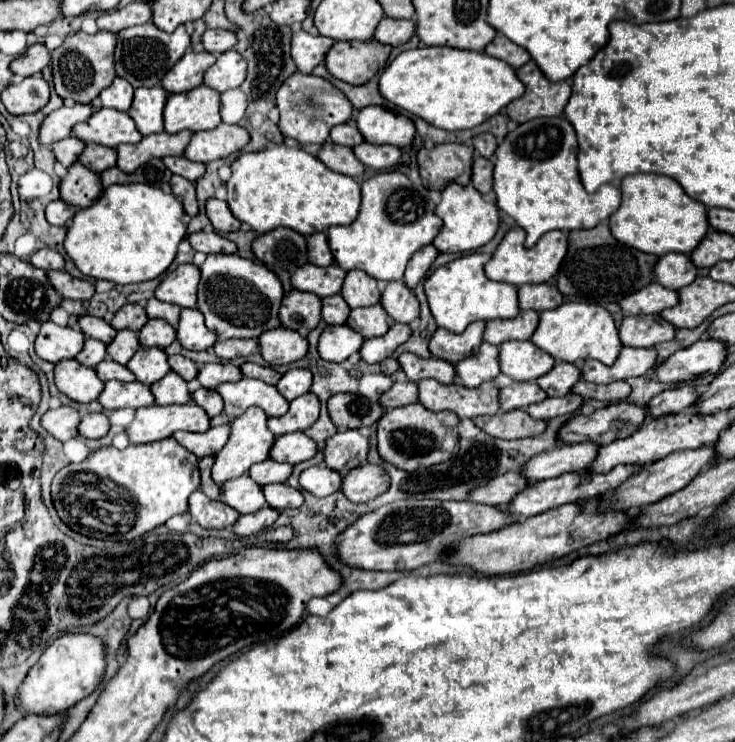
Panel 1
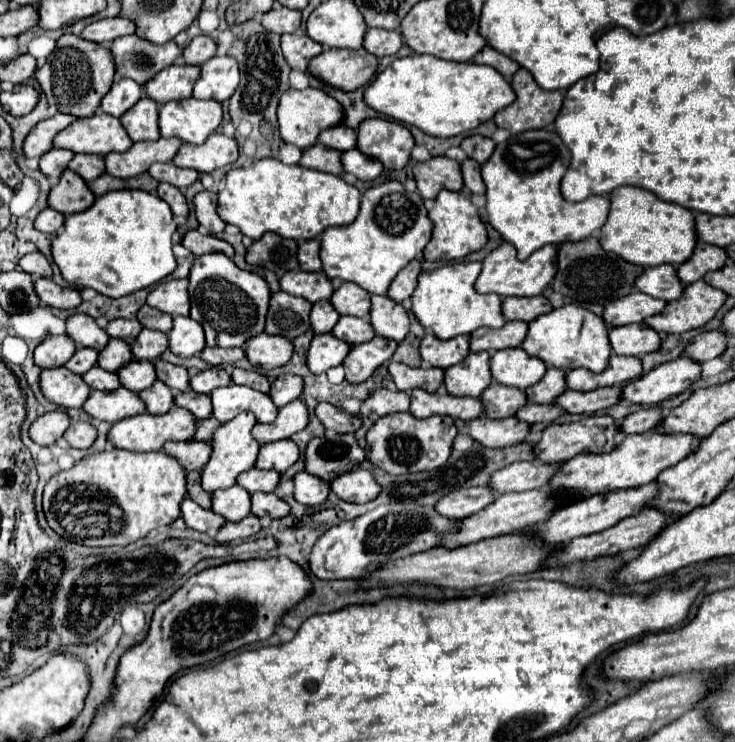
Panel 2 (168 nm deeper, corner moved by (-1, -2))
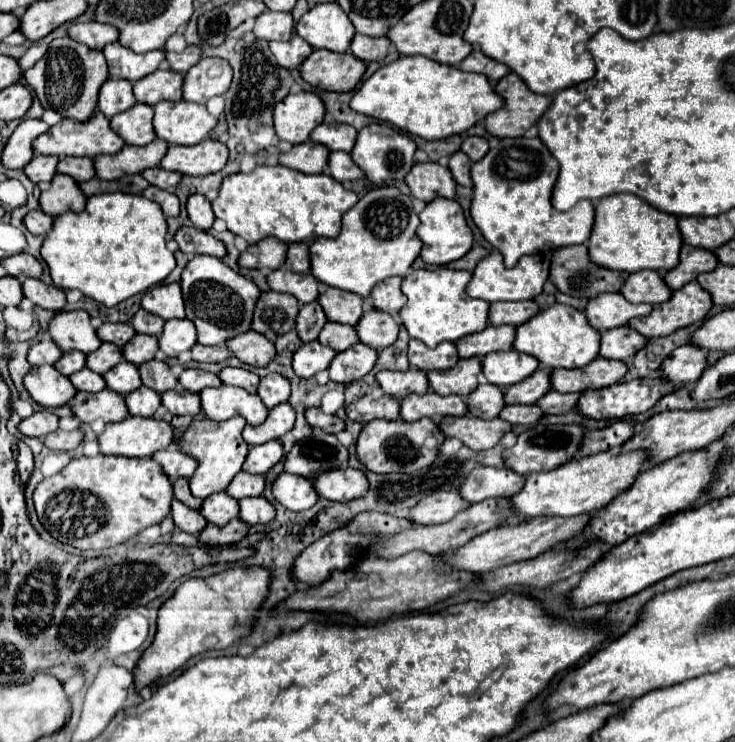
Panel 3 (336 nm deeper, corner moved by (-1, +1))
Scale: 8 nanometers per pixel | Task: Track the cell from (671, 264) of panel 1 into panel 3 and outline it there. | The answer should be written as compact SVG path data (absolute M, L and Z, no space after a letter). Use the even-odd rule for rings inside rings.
M636 271L632 273L620 293L632 303L650 303L658 305L672 297L672 289L664 283L664 277L658 271Z

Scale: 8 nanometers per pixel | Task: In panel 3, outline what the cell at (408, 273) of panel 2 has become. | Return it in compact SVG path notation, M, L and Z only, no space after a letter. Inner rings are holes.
M392 277L384 279L384 283L378 283L370 293L370 305L386 313L400 311L400 307L404 307L404 293L400 291L400 283L402 277Z

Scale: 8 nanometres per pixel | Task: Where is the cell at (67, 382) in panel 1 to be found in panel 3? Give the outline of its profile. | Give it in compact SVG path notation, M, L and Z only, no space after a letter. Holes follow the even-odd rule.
M52 365L32 367L24 377L24 385L32 399L42 407L62 407L78 393L70 379L60 375L60 371L56 371Z

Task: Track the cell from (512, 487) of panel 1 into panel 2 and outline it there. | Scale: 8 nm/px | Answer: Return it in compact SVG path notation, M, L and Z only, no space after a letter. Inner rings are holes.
M478 486L478 488L456 488L448 492L440 502L436 502L436 512L446 516L446 518L466 518L468 514L480 512L488 502L492 502L494 494L488 490L488 486Z

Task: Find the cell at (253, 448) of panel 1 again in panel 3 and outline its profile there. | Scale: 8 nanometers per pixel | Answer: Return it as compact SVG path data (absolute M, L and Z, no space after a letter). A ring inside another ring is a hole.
M232 417L226 421L212 421L212 419L202 419L194 421L188 431L184 433L184 451L192 457L198 459L198 469L190 477L190 491L194 497L206 499L212 493L224 491L232 477L242 469L242 463L246 461L246 455L250 451L250 445L242 439L242 431L246 427L244 417Z

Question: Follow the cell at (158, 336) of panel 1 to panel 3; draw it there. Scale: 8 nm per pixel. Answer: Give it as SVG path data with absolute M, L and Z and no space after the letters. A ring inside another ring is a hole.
M134 335L132 341L128 341L122 349L124 353L124 359L134 363L134 365L142 365L144 361L150 361L154 359L158 351L158 337L154 335Z

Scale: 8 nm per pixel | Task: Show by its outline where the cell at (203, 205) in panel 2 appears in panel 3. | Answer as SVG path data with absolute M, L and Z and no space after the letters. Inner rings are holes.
M190 195L186 209L188 209L188 217L194 223L194 227L204 229L204 231L208 231L212 227L216 217L210 207L210 201L204 195Z

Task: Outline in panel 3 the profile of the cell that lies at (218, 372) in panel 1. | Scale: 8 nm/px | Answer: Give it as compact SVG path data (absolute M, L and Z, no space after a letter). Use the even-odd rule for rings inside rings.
M184 369L184 373L178 377L178 381L182 383L184 389L188 389L192 393L198 393L206 387L220 387L222 385L222 381L216 373L208 373L202 369Z

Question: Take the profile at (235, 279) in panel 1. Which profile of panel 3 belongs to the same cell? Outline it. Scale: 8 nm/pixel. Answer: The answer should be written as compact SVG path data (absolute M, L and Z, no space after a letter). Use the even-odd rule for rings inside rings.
M196 255L182 273L182 293L186 303L186 317L196 325L198 343L220 345L226 339L242 335L252 329L252 311L260 289L252 279L232 271L222 259L212 255Z

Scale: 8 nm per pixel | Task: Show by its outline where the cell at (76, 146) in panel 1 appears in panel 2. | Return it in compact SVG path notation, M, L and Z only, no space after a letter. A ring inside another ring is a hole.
M48 150L40 158L40 172L46 174L48 178L58 178L66 170L72 156L74 154L68 154L68 150Z

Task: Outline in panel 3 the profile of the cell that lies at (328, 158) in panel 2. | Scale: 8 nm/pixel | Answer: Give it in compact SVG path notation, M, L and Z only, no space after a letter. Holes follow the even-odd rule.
M308 139L306 143L294 145L292 151L280 153L280 163L302 173L322 173L328 165L328 155L330 153L324 145Z

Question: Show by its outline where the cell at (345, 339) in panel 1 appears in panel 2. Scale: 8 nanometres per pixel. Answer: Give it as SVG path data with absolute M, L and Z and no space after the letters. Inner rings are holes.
M318 334L312 338L312 344L308 348L306 366L312 374L322 374L328 368L340 366L348 350L350 346L338 338L332 338L332 334Z

